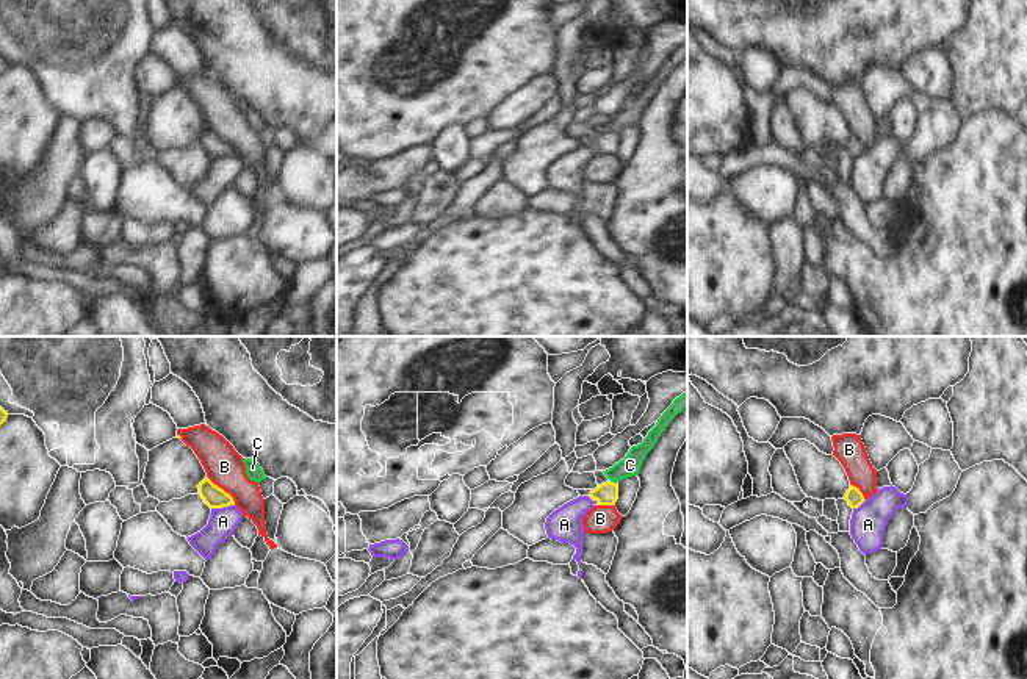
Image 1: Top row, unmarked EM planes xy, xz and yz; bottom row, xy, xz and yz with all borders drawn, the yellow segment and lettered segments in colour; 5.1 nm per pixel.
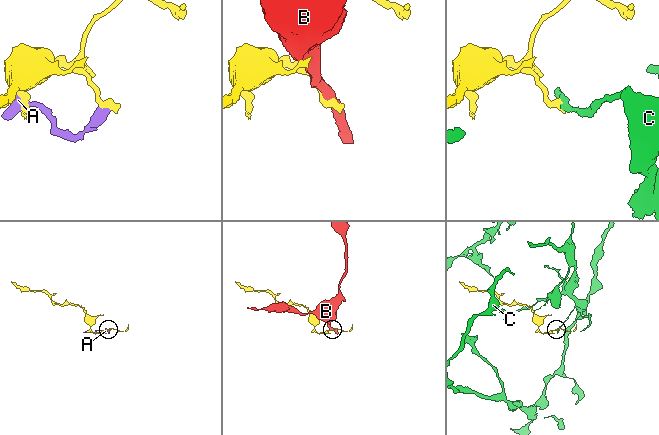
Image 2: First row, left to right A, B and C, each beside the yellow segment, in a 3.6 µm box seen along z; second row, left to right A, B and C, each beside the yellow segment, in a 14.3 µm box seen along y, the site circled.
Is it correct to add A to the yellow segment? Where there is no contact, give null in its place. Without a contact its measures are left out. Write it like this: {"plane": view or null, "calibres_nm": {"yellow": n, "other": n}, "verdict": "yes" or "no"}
{"plane": "xy", "calibres_nm": {"yellow": 110, "other": 140}, "verdict": "no"}

